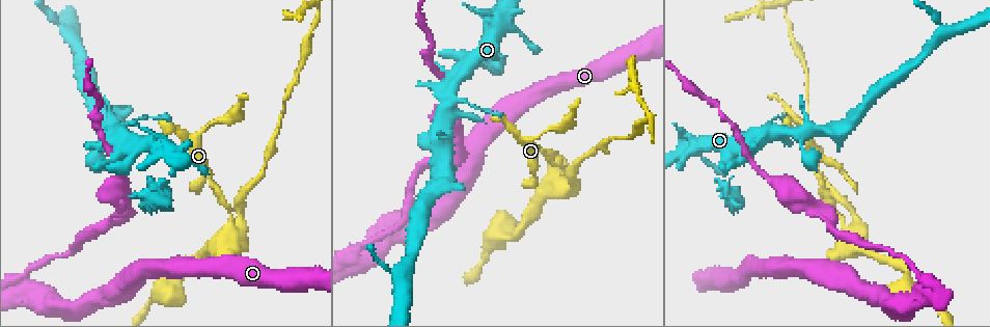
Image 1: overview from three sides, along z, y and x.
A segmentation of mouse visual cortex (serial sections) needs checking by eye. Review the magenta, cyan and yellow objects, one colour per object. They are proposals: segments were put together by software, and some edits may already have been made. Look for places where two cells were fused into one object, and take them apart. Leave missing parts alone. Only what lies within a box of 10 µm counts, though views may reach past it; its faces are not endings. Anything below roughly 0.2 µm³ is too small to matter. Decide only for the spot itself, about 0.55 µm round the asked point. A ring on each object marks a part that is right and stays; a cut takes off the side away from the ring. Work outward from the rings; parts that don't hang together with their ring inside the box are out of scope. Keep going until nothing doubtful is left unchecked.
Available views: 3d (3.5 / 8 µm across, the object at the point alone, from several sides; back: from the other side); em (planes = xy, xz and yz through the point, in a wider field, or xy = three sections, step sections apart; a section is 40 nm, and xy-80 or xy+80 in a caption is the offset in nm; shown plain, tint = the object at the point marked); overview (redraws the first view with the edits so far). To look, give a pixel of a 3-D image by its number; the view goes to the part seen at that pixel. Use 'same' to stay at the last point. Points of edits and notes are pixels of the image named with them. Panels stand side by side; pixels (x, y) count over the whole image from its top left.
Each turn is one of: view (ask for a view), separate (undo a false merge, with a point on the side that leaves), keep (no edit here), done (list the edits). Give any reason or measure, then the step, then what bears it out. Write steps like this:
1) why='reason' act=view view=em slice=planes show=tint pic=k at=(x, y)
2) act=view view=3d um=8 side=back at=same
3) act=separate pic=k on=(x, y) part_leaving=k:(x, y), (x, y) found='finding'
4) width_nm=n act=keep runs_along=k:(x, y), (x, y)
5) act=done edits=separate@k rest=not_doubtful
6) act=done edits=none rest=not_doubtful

why='thick turns thin' act=view view=em slice=xy step=2 show=tint pic=1 at=(167, 182)

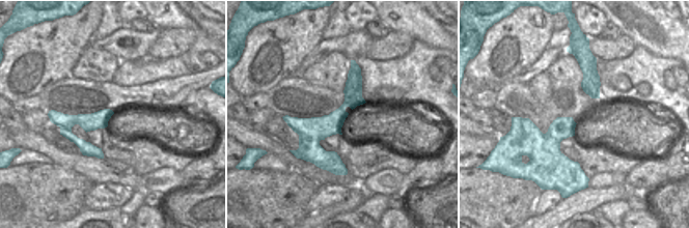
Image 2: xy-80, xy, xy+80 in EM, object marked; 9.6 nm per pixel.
why='see where the arms go' act=view view=3d um=3.5 at=same

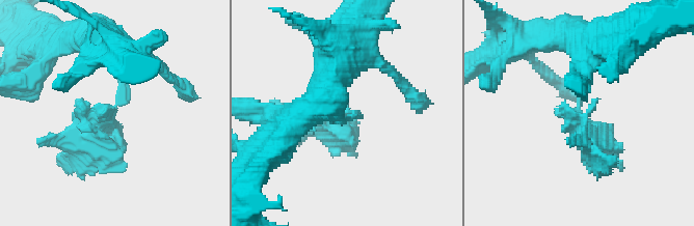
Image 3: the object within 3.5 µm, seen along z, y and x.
act=keep runs_along=3:(102, 43), (122, 100), (92, 138), (115, 144) found='one cell here'

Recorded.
why='abrupt turn' act=view view=3d um=8 pic=1 at=(19, 284)

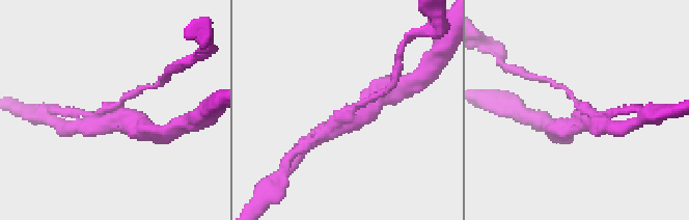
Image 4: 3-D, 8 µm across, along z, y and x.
act=view view=em slice=xy step=5 show=tint at=same

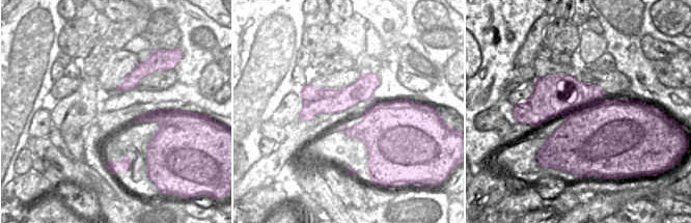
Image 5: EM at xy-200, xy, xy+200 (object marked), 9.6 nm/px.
act=keep runs_along=4:(138, 125), (112, 108), (130, 95) found='one cell here'

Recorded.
why='sharp bend' act=view view=3d um=3.5 pic=1 at=(233, 230)

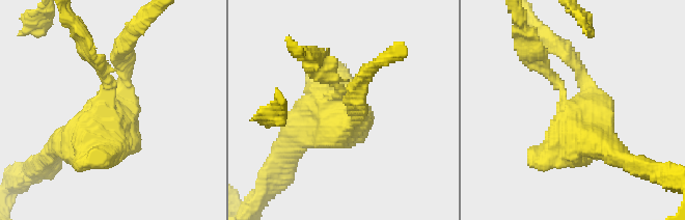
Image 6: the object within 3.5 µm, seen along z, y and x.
why='need the tissue' act=view view=em slice=xy step=5 show=tint pic=6 at=(347, 123)

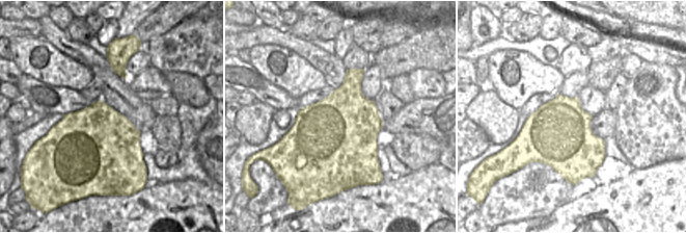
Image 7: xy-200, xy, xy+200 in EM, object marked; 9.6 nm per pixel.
act=view view=em slice=xy step=3 show=tint at=same

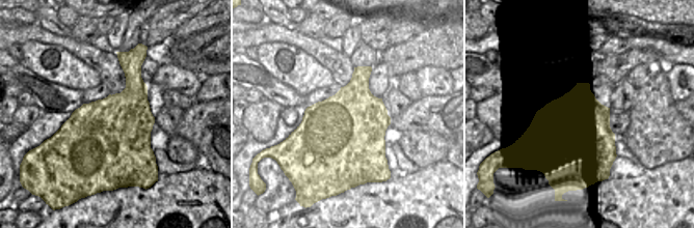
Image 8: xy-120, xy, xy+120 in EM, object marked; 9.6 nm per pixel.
act=keep runs_along=6:(539, 60), (613, 149) found='continuous, no second cell'

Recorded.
act=done edits=none rest=not_doubtful

